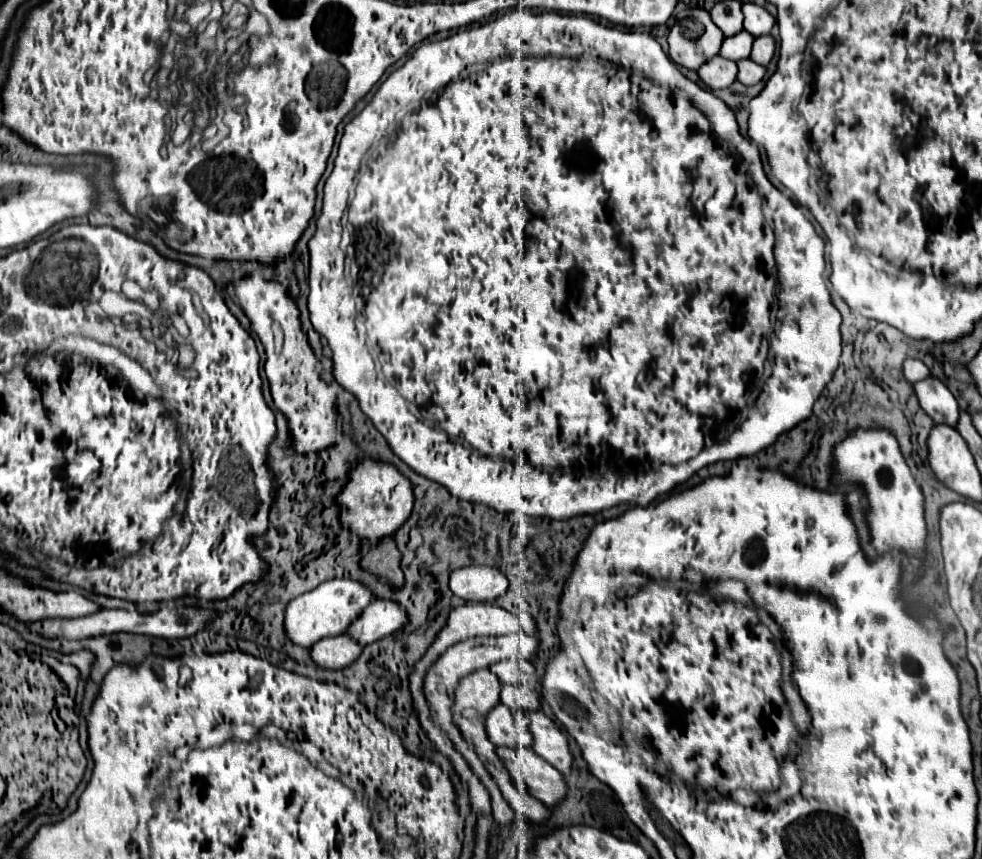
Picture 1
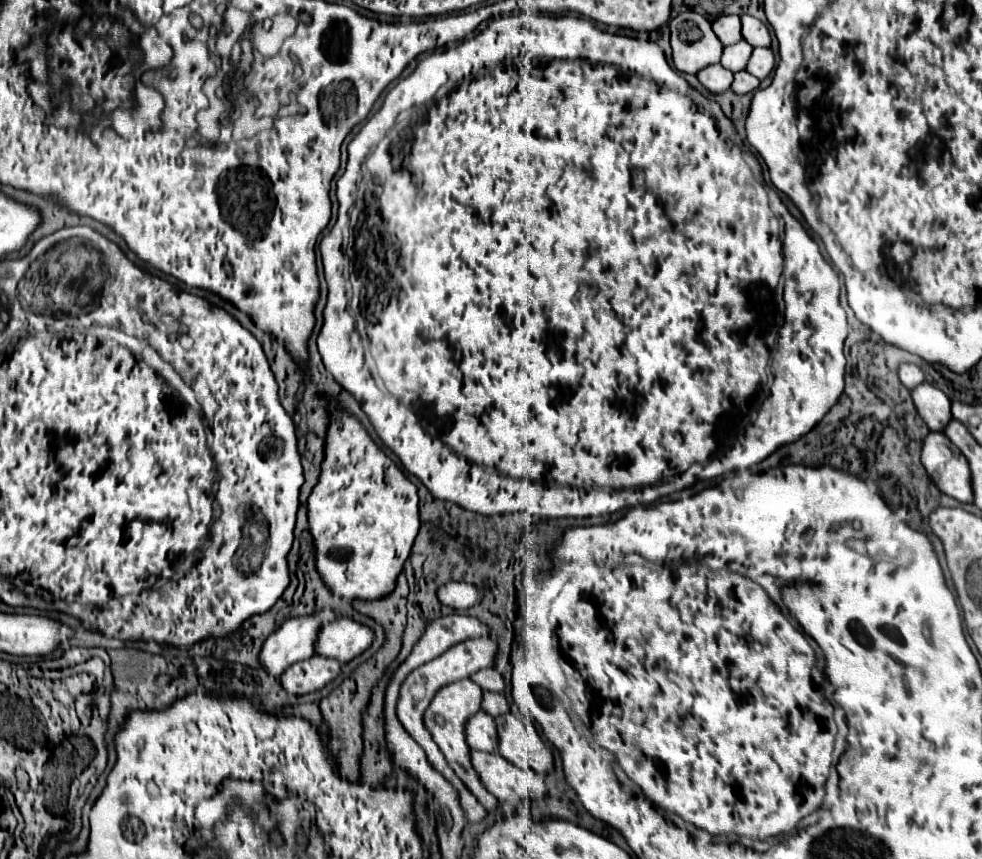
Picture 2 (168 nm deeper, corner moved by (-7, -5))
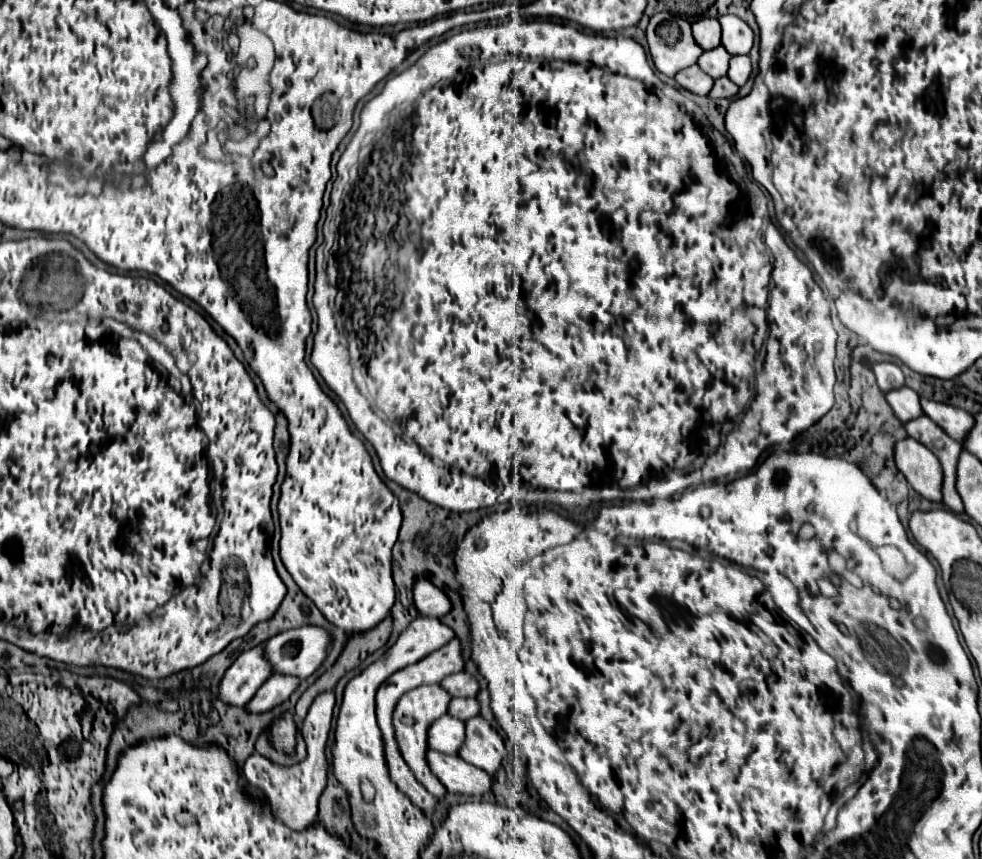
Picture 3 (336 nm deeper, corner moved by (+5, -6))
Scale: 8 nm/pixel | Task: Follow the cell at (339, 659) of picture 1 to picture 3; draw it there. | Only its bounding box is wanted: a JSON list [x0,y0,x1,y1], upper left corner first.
[246,674,302,712]

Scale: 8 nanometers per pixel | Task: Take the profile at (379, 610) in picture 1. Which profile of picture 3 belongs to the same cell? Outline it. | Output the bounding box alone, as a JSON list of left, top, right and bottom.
[266,626,332,678]

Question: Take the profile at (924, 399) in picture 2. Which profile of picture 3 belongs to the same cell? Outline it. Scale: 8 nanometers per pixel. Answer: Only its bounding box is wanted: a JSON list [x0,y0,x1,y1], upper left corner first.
[886,386,924,424]

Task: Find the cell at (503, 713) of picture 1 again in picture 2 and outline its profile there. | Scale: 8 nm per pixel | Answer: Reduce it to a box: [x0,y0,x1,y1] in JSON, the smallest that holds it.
[466,711,498,751]

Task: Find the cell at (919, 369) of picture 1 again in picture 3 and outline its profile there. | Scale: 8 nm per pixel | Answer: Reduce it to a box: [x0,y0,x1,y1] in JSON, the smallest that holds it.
[874,362,904,392]

